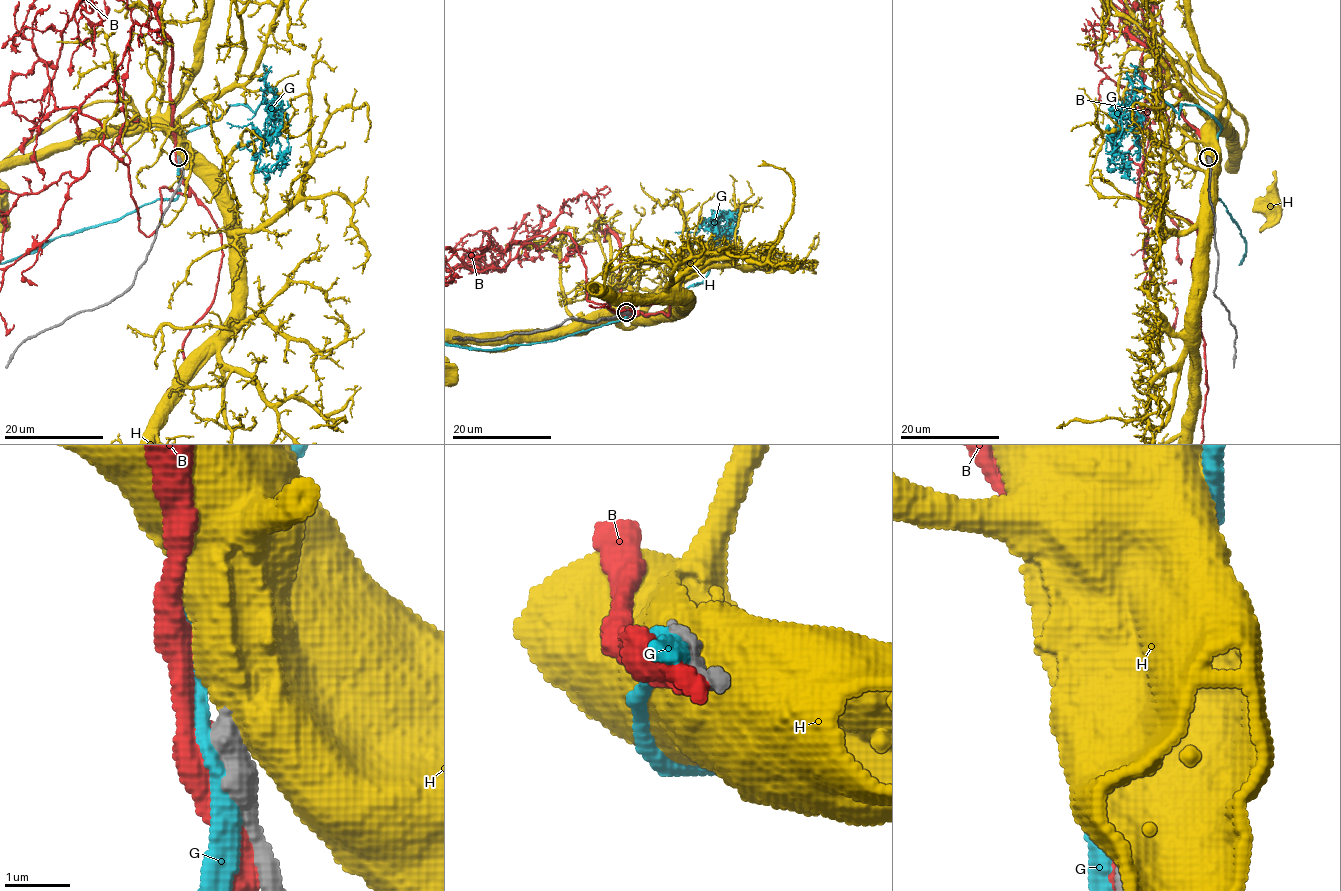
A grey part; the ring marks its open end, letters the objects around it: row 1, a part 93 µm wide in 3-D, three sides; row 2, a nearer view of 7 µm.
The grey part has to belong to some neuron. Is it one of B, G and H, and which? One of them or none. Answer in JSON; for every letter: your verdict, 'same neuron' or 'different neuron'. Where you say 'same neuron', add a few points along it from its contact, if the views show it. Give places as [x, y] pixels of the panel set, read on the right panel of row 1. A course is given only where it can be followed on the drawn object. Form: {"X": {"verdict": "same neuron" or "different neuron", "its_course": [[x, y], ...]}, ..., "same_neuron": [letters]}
{"B": {"verdict": "different neuron"}, "G": {"verdict": "different neuron"}, "H": {"verdict": "different neuron"}, "same_neuron": []}

